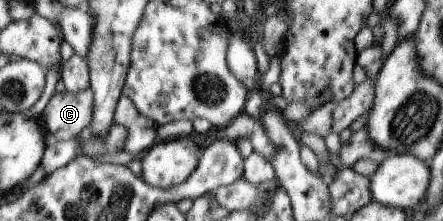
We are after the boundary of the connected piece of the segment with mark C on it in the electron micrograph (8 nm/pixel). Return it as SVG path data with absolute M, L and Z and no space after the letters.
M89 88L78 94L58 92L50 96L39 121L46 134L55 141L79 137L90 125L92 92Z

